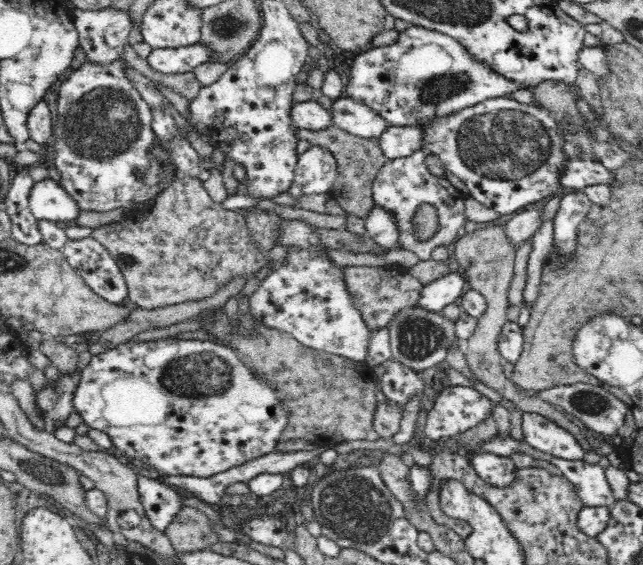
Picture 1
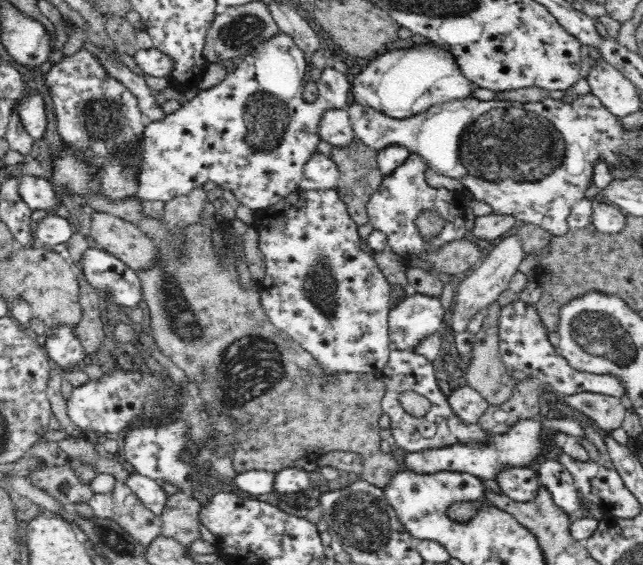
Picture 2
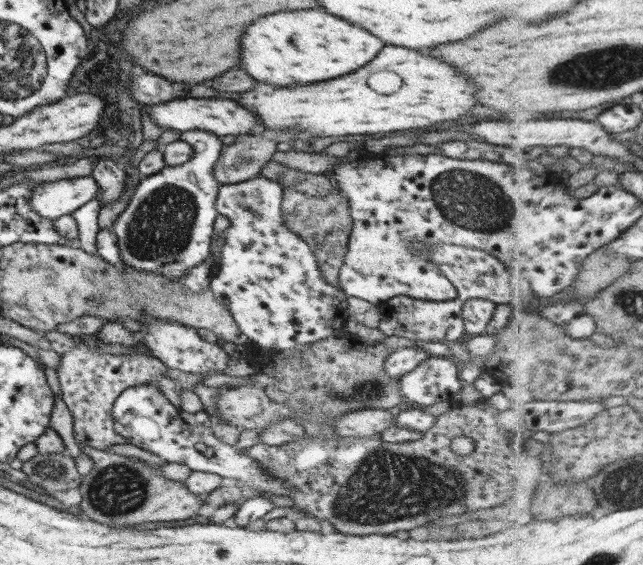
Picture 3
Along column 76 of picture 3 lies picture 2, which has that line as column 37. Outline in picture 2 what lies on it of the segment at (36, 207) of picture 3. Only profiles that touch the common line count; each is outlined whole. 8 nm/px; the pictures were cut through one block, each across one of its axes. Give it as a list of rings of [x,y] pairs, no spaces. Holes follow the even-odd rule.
[[[18,176],[18,193],[22,201],[32,210],[56,207],[57,200],[48,176]]]

